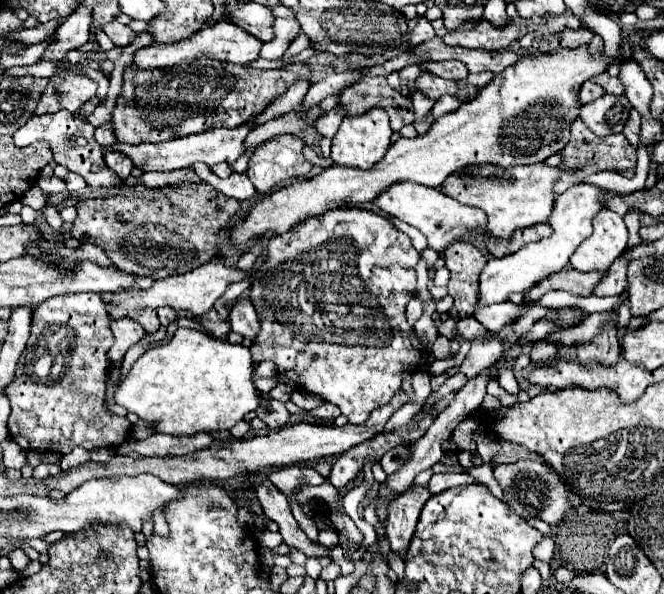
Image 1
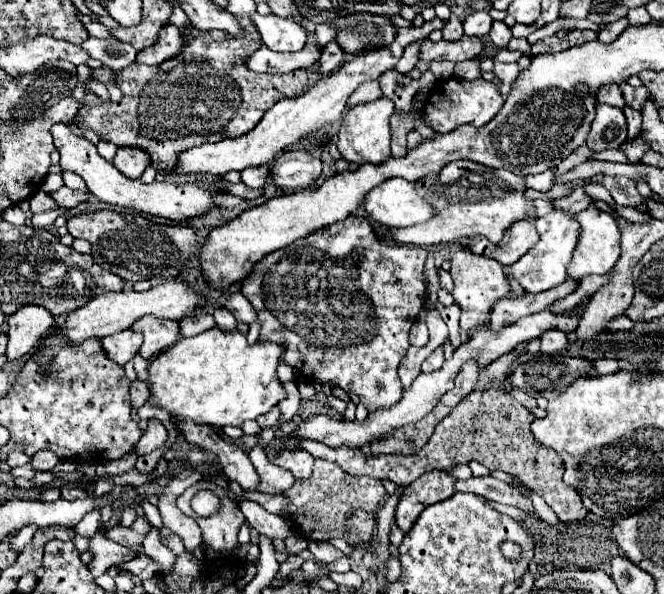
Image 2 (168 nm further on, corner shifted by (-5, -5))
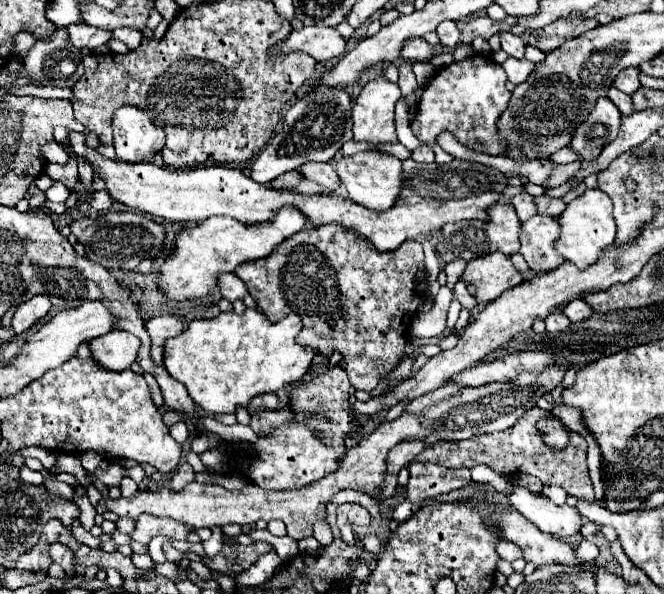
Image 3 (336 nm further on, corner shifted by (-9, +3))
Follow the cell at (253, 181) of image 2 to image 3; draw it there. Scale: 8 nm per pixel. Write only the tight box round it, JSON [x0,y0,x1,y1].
[250,90,352,184]

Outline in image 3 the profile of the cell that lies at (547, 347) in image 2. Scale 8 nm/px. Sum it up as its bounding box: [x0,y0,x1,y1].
[544,312,570,334]

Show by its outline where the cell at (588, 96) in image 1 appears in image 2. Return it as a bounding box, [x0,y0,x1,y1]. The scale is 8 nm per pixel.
[596,84,626,108]

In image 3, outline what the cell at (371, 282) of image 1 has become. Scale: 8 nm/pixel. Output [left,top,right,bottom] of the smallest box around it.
[236,224,426,392]

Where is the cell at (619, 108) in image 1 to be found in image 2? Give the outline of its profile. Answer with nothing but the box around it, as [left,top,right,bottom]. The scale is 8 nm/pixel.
[586,104,626,152]

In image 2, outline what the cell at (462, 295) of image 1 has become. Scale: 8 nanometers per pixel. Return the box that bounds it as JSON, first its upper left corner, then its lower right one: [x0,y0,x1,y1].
[450,250,510,332]

